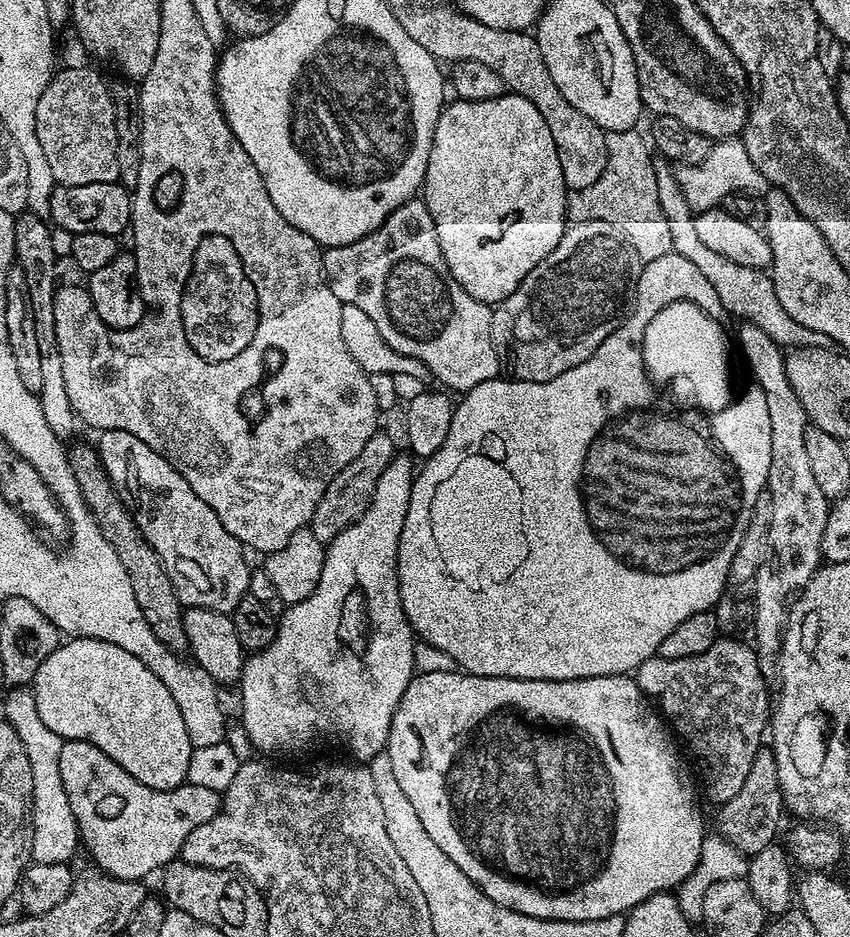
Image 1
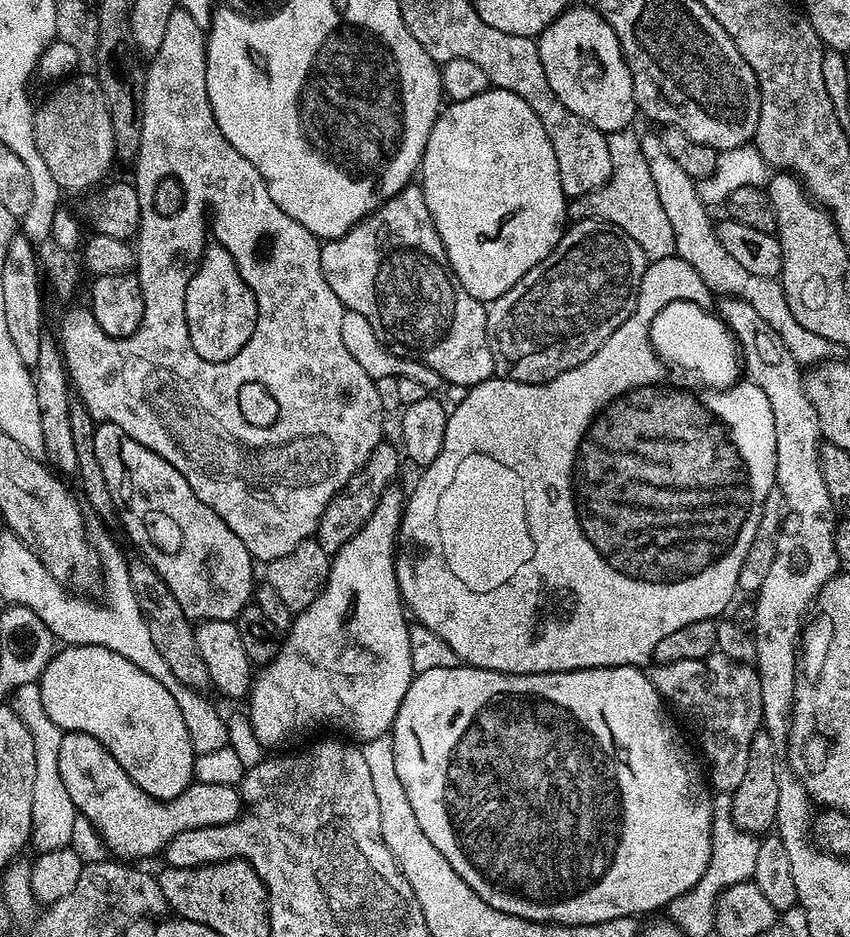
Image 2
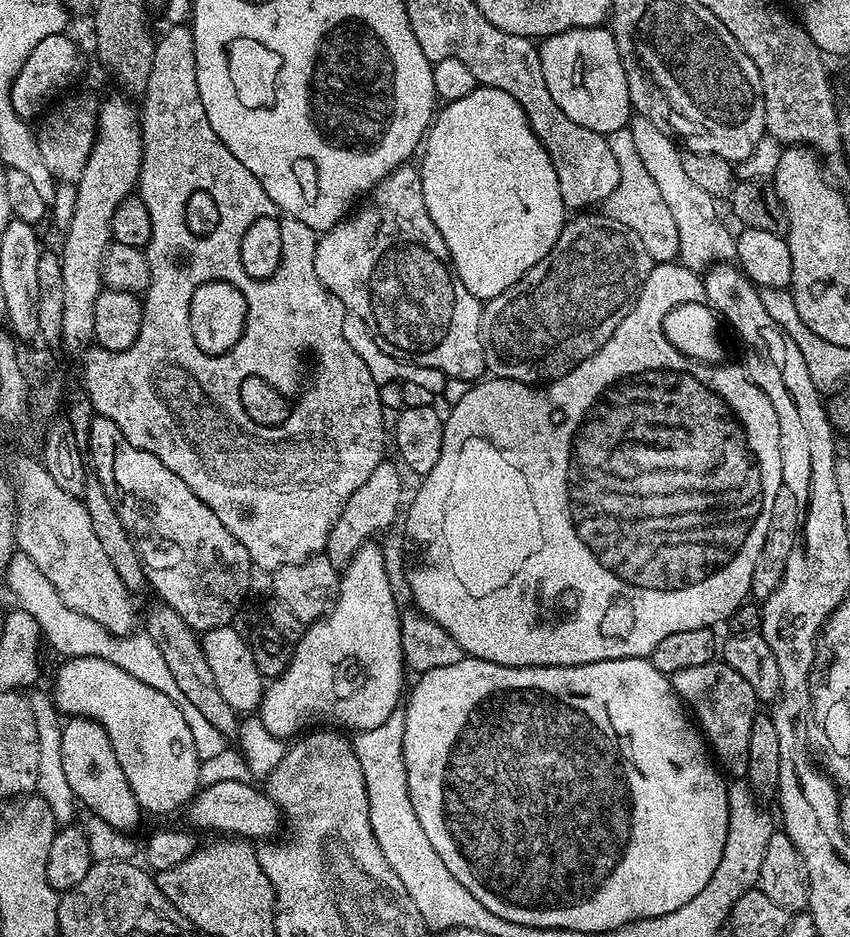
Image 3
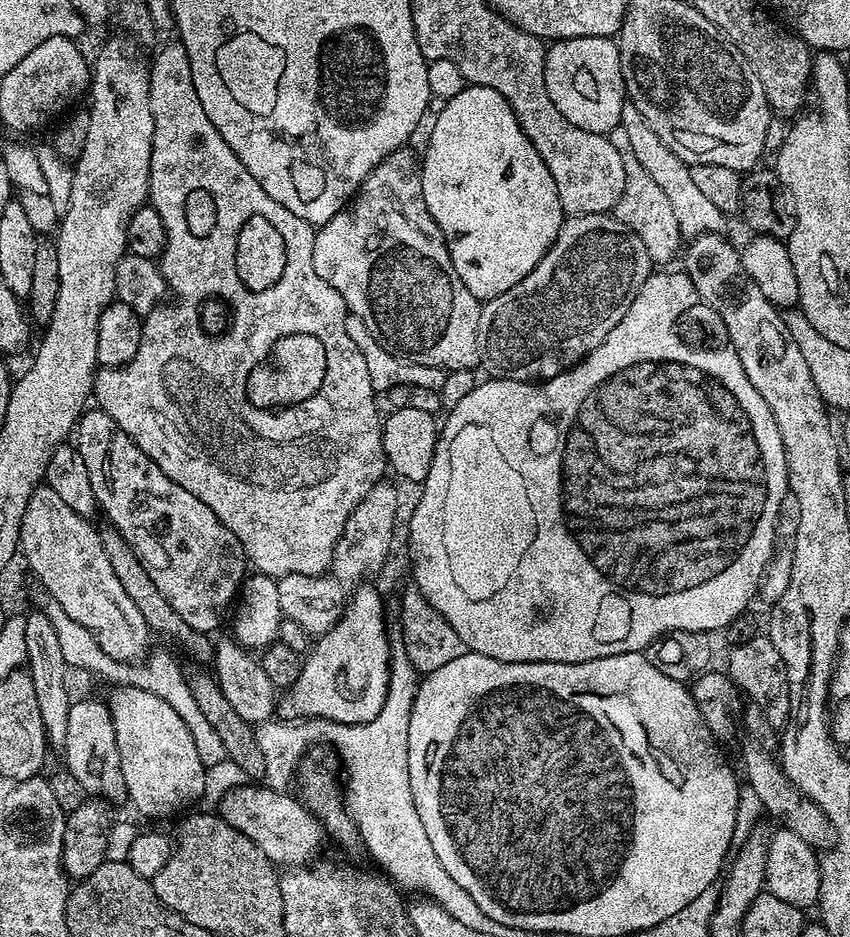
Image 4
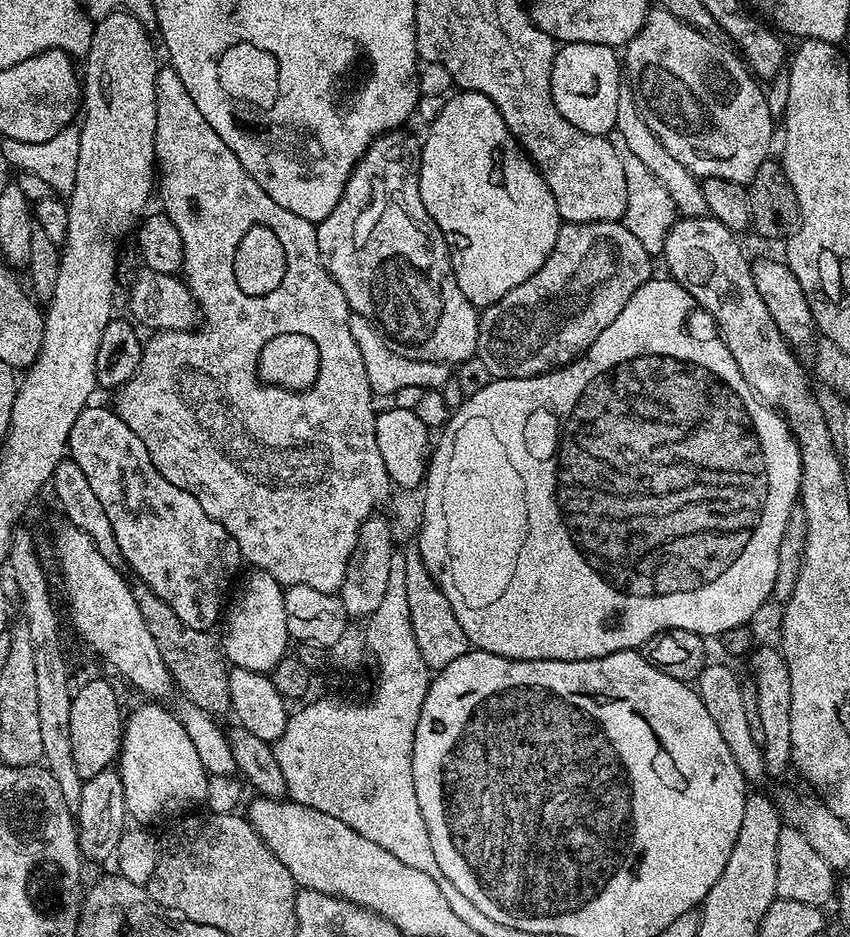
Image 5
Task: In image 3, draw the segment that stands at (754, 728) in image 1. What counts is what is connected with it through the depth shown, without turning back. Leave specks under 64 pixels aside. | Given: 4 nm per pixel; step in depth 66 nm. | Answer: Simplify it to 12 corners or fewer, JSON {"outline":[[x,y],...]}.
{"outline":[[719,659],[671,673],[719,767],[748,770],[754,686]]}

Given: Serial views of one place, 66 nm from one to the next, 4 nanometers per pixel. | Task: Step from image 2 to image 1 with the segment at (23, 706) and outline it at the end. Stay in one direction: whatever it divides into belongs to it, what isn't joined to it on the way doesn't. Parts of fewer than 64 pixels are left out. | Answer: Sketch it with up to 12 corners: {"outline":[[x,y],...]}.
{"outline":[[12,686],[3,719],[34,774],[32,859],[68,864],[80,831],[62,786],[64,739]]}

